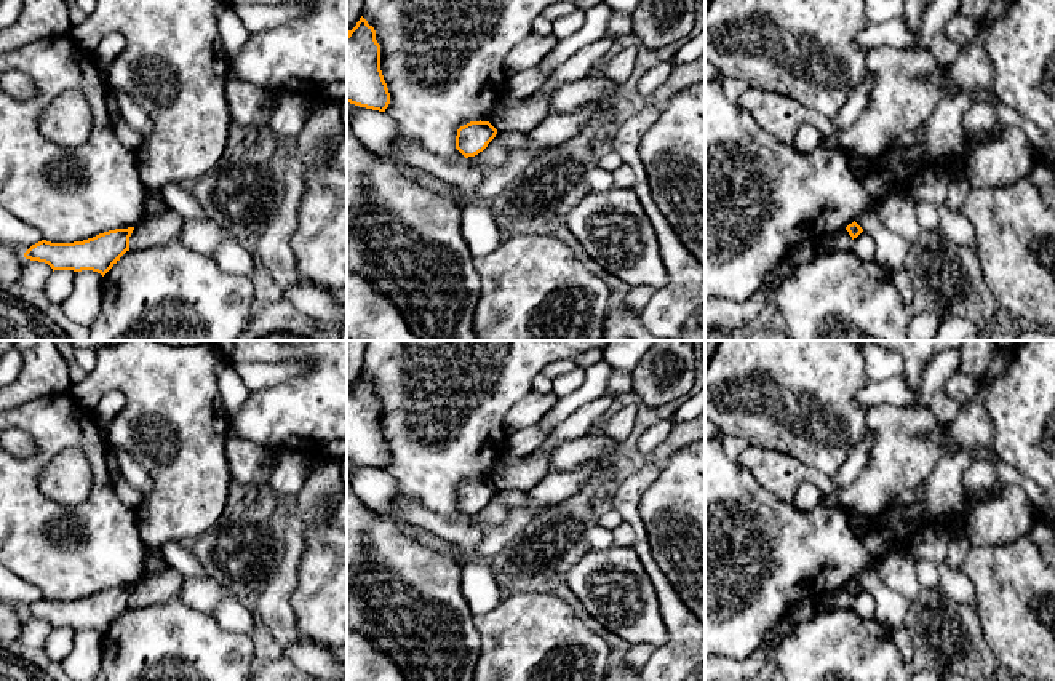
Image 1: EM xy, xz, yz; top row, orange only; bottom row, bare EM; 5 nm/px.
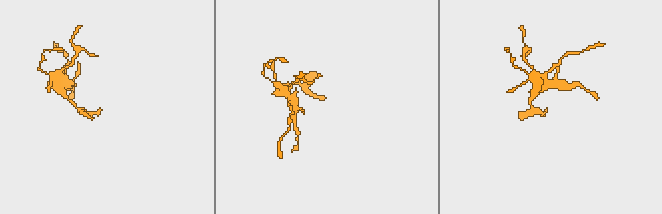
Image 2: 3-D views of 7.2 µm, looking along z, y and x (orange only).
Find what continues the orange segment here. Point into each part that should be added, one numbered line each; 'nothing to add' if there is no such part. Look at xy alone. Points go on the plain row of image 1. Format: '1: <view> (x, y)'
nothing to add

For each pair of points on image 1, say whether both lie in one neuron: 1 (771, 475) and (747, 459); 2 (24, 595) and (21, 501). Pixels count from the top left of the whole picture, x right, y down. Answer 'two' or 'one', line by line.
1: one
2: two

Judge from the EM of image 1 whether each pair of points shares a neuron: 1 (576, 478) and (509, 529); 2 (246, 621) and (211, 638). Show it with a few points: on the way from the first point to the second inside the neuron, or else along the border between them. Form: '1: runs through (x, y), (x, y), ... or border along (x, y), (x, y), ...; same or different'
1: runs through (560, 485), (550, 489), (525, 515); same
2: border along (210, 614), (226, 630), (240, 632), (248, 637); different

